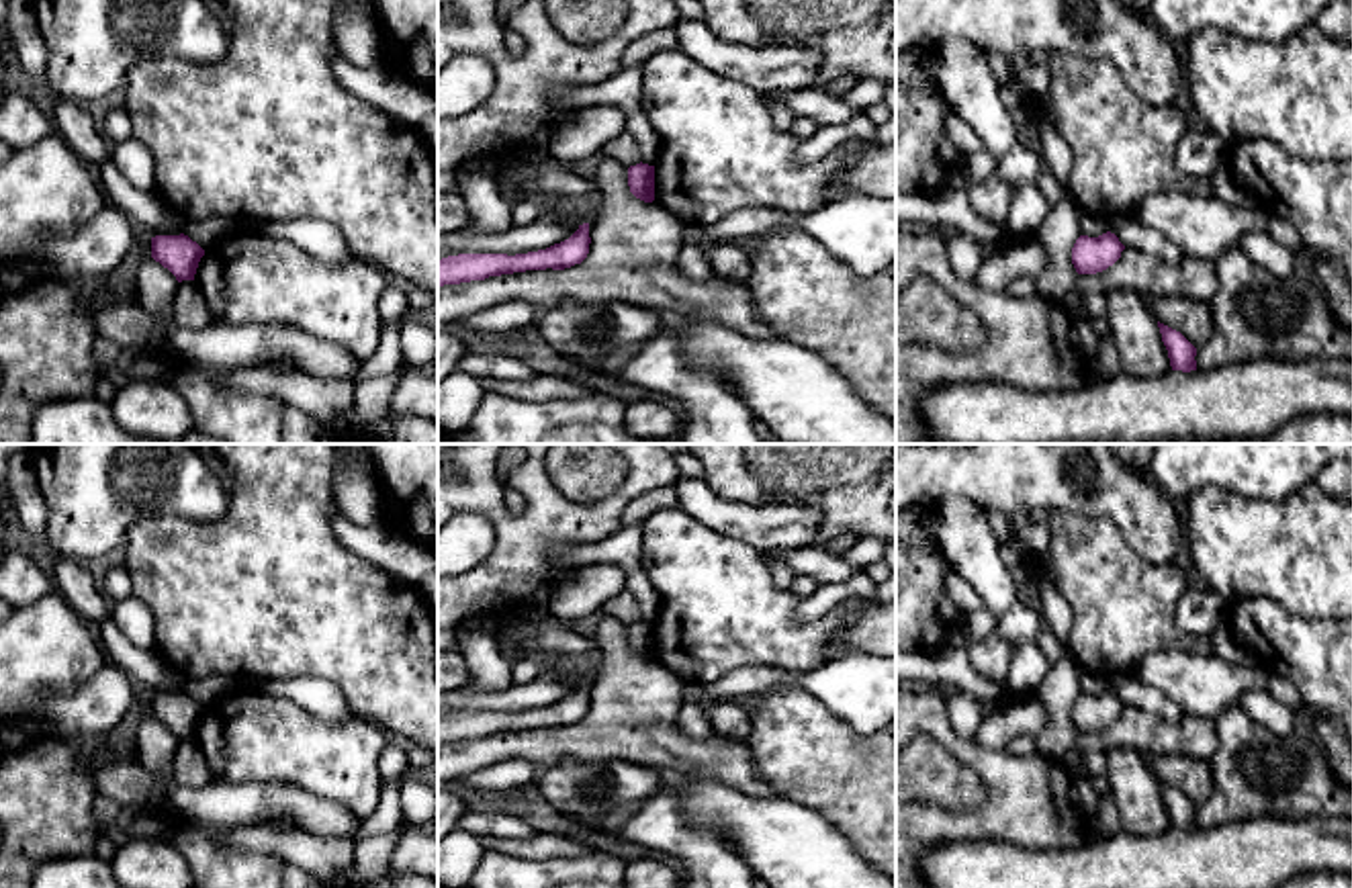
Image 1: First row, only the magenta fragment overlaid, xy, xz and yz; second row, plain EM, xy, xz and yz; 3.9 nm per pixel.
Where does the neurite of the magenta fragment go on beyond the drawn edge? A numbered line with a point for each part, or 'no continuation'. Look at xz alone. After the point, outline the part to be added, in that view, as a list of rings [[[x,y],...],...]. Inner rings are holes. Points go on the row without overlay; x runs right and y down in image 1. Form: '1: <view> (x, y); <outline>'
no continuation

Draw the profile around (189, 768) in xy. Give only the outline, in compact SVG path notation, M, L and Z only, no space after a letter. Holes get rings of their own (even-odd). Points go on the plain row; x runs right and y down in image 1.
M182 739L172 761L172 780L186 788L205 788L213 773L194 739Z

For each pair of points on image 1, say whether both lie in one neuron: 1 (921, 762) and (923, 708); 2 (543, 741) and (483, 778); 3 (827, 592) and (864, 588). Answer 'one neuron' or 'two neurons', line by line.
1: two neurons
2: two neurons
3: one neuron

